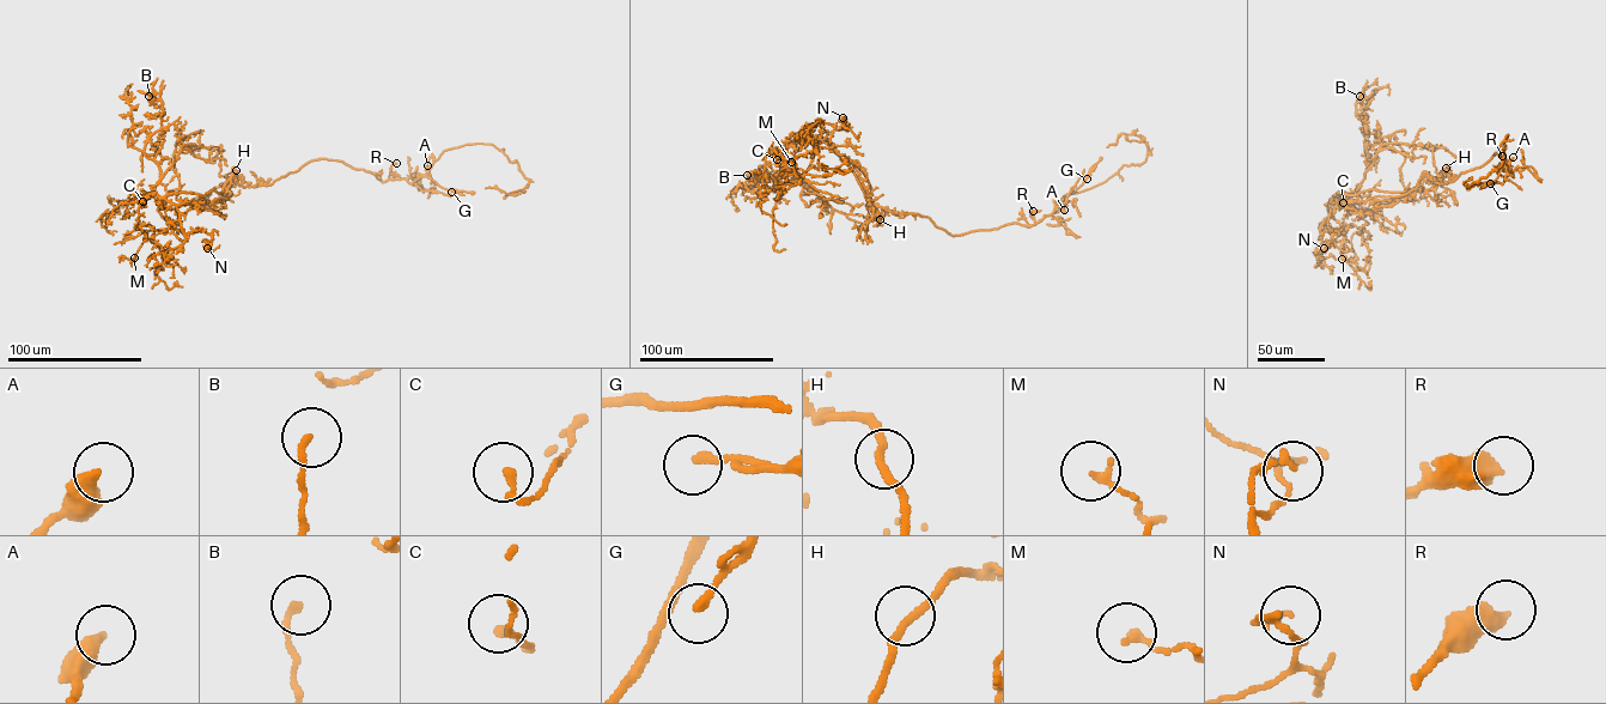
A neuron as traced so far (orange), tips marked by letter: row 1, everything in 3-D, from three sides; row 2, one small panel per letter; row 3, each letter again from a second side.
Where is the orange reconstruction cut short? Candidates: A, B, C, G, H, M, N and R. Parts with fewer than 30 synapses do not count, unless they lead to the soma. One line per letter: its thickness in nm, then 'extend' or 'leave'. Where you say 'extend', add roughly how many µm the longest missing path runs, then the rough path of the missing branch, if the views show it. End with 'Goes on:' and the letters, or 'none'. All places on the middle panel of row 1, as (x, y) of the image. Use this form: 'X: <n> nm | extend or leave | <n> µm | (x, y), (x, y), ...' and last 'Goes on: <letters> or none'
A: 440 nm | leave
B: 160 nm | leave
C: 200 nm | leave
G: 200 nm | leave
H: 180 nm | leave
M: 170 nm | leave
N: 170 nm | leave
R: 500 nm | leave
Goes on: none

